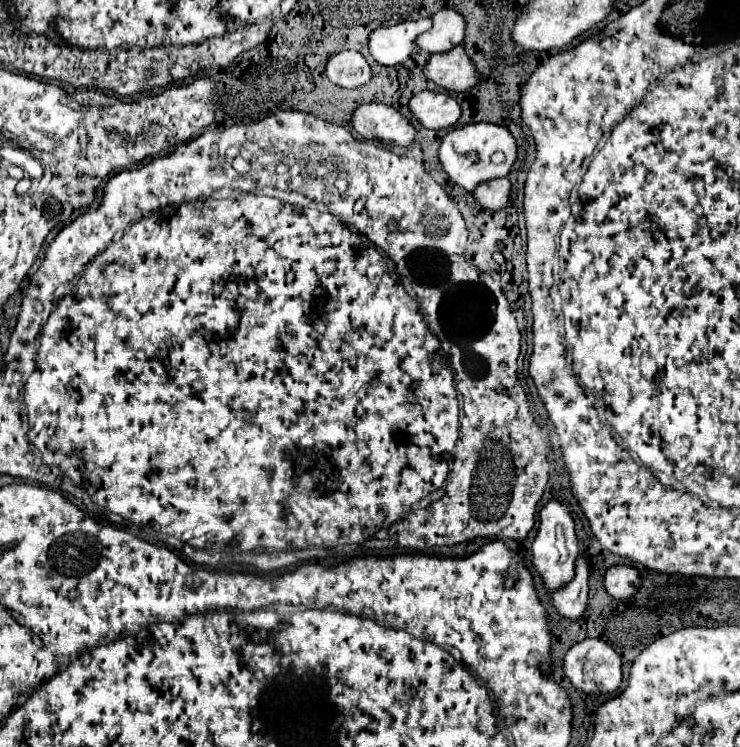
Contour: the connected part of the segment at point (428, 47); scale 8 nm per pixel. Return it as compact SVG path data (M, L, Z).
M451 8L439 10L431 16L433 26L425 34L417 36L417 46L429 54L449 52L465 38L465 20Z

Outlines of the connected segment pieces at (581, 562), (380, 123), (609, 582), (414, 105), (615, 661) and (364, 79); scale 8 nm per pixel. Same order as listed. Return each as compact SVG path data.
M579 556L577 566L575 566L575 578L567 586L557 590L551 600L561 618L577 620L583 616L585 606L587 606L587 592L589 592L587 578L589 578L589 566L585 558Z
M361 104L351 114L353 130L365 140L407 146L417 138L417 130L403 114L385 104Z
M617 564L617 566L607 568L607 572L603 576L603 584L605 584L605 590L609 596L613 596L617 600L631 600L635 596L635 592L639 590L641 576L635 566Z
M437 92L415 94L409 100L409 110L423 128L431 130L451 128L461 116L459 104L449 94L437 94Z
M587 638L567 650L563 672L577 690L613 694L621 684L621 656L603 640Z
M341 50L327 60L325 74L341 88L357 88L369 82L371 68L357 50Z

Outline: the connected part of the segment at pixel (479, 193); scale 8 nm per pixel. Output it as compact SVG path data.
M497 178L497 180L481 182L481 184L473 190L473 196L475 196L475 200L477 200L483 208L501 210L501 208L507 204L509 192L511 192L509 180L507 180L507 178Z

